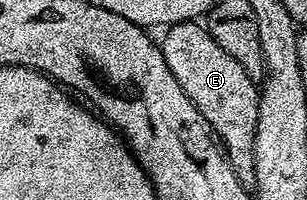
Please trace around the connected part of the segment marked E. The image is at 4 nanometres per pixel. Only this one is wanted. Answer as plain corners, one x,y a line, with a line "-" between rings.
186,20
169,25
164,33
166,37
160,40
160,47
164,62
168,62
168,70
172,70
172,78
180,82
180,90
188,94
196,110
200,110
202,117
210,123
237,176
243,182
253,181
259,85
244,70
244,66
228,54
228,50
220,50
201,23

